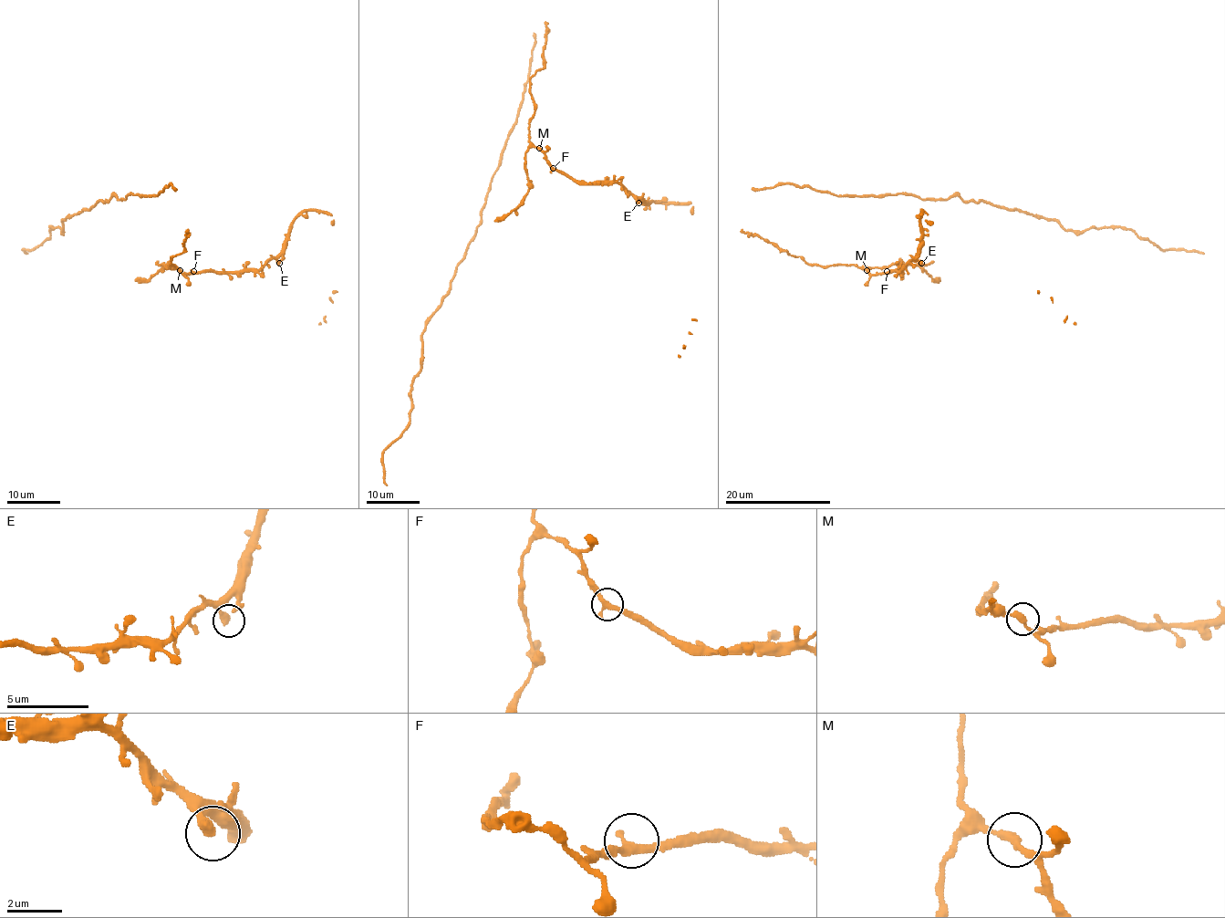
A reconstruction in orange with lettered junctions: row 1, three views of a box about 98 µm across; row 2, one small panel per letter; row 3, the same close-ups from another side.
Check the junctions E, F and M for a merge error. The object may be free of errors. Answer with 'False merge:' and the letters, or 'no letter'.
False merge: M

